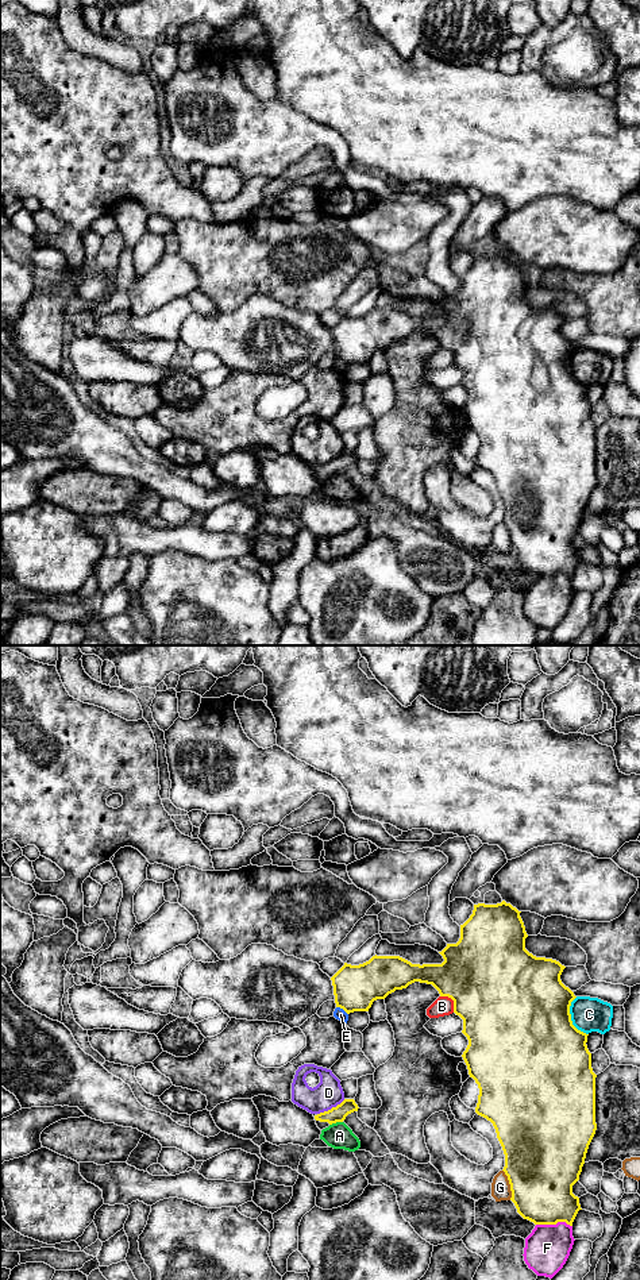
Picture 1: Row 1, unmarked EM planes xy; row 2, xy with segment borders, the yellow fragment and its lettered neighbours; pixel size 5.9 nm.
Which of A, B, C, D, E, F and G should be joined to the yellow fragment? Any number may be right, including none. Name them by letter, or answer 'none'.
none

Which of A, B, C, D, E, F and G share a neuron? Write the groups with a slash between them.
A / B / C / D / E / F / G

